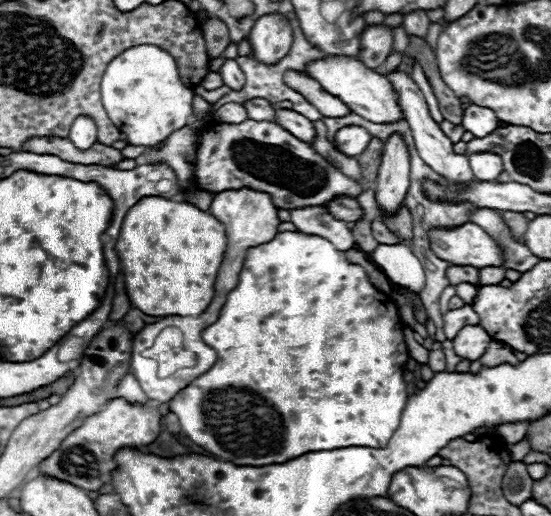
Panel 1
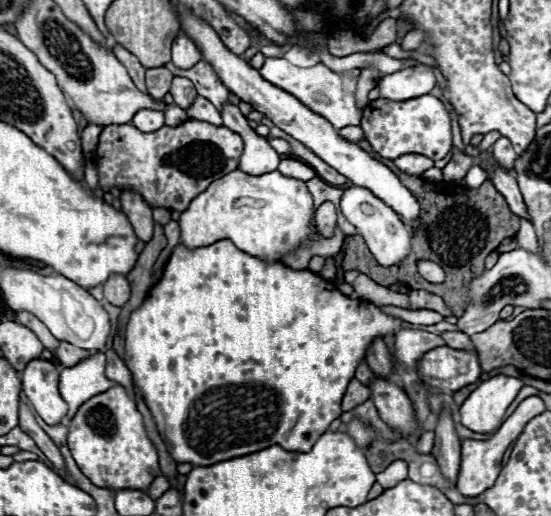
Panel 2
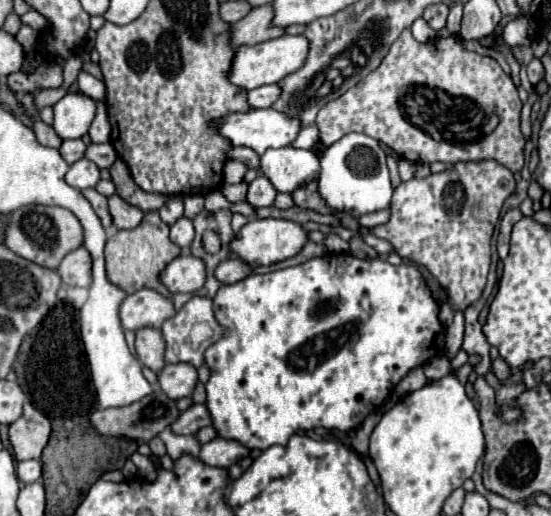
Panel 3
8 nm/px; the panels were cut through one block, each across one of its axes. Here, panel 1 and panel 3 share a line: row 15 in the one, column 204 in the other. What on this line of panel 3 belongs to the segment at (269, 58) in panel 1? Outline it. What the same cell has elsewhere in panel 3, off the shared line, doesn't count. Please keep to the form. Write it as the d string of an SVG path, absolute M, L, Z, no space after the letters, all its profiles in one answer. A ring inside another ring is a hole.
M190 254L174 258L160 274L160 282L172 292L196 292L204 284L204 262Z

